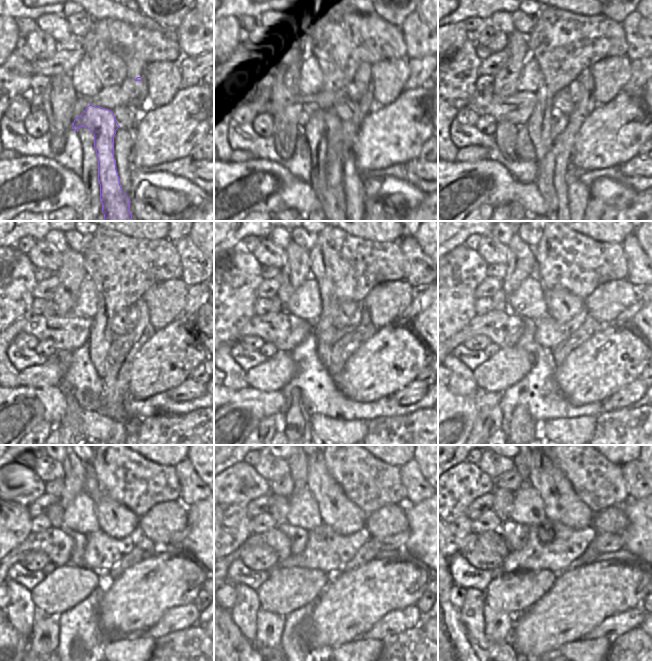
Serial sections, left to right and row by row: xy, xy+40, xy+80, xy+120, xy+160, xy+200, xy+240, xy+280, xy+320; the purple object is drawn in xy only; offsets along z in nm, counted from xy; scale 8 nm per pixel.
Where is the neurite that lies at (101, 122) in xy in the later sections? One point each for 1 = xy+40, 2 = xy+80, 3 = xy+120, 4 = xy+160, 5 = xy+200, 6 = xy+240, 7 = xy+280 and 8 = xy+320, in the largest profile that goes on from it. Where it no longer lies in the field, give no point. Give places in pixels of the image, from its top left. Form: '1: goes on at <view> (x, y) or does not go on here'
1: goes on at xy+40 (328, 186)
2: goes on at xy+80 (551, 182)
3: goes on at xy+120 (111, 397)
4: goes on at xy+160 (342, 349)
5: goes on at xy+200 (590, 326)
6: goes on at xy+240 (145, 549)
7: goes on at xy+280 (370, 549)
8: goes on at xy+320 (589, 556)

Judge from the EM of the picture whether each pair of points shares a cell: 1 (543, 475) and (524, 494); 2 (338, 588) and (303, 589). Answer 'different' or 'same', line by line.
1: different
2: different

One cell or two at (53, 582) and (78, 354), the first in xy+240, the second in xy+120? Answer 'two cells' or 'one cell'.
two cells

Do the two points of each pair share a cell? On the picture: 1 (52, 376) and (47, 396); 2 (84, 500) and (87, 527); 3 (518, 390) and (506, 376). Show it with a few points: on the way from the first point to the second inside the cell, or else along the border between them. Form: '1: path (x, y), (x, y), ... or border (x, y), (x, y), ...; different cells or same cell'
1: border (57, 386), (45, 386), (42, 388), (25, 387); different cells
2: path (84, 507), (84, 520); same cell
3: border (531, 368), (522, 378), (502, 393); different cells

